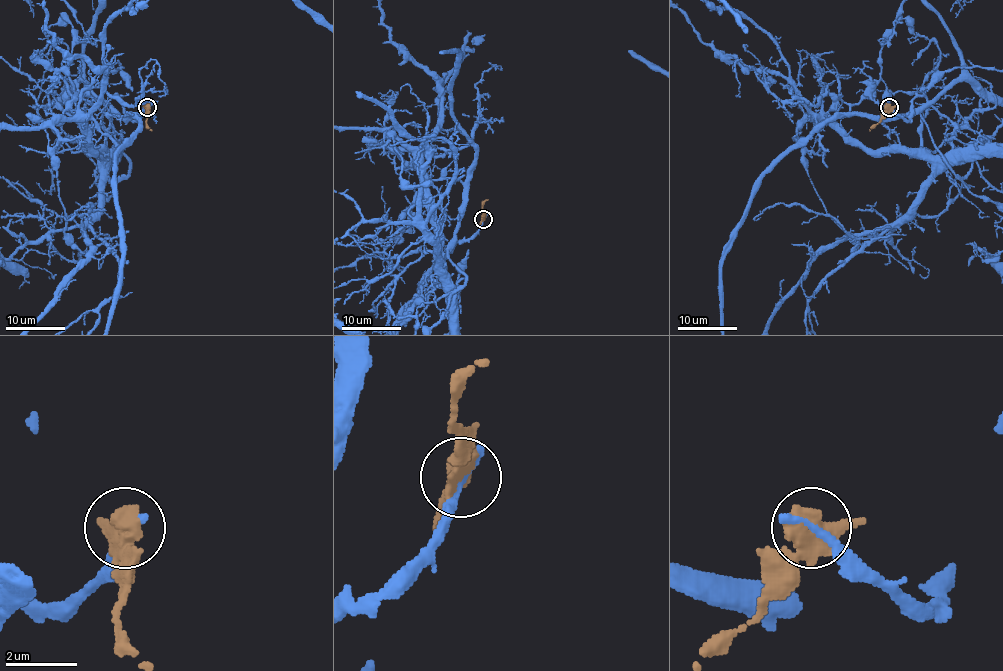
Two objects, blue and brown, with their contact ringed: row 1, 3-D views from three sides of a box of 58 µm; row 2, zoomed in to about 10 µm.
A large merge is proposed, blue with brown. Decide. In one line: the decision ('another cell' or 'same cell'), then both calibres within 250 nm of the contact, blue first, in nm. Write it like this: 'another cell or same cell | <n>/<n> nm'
another cell | 280/550 nm

